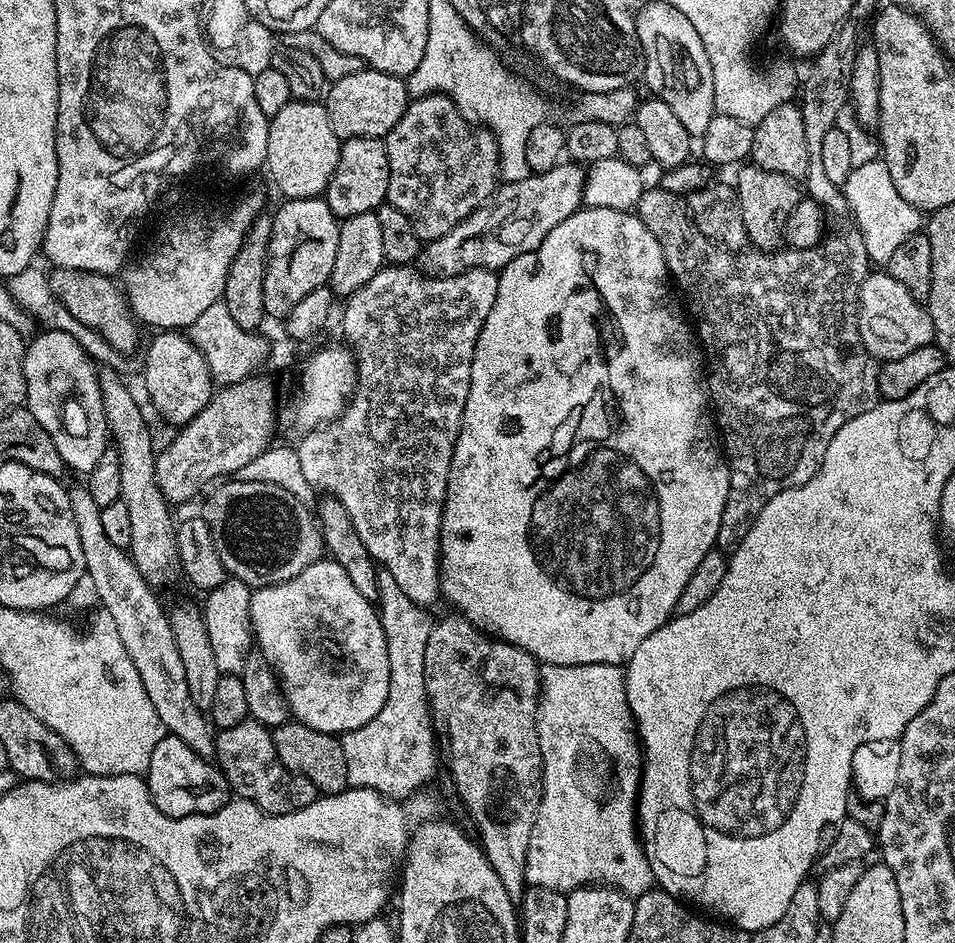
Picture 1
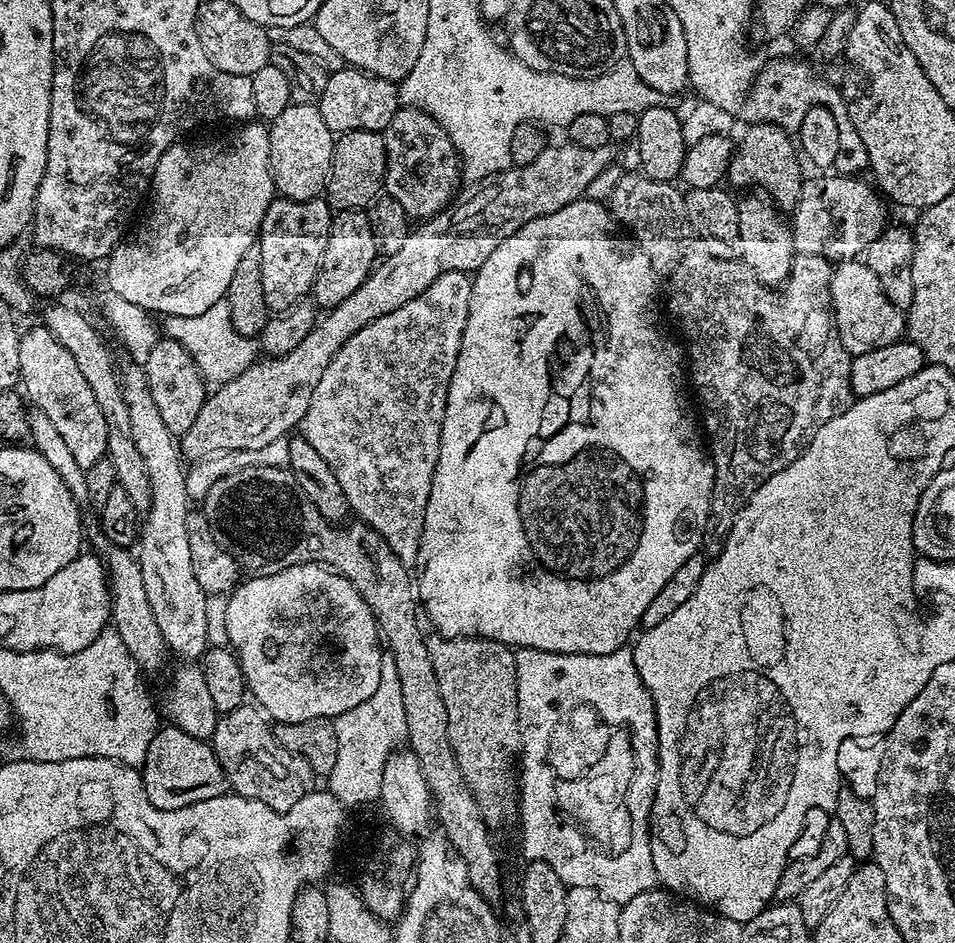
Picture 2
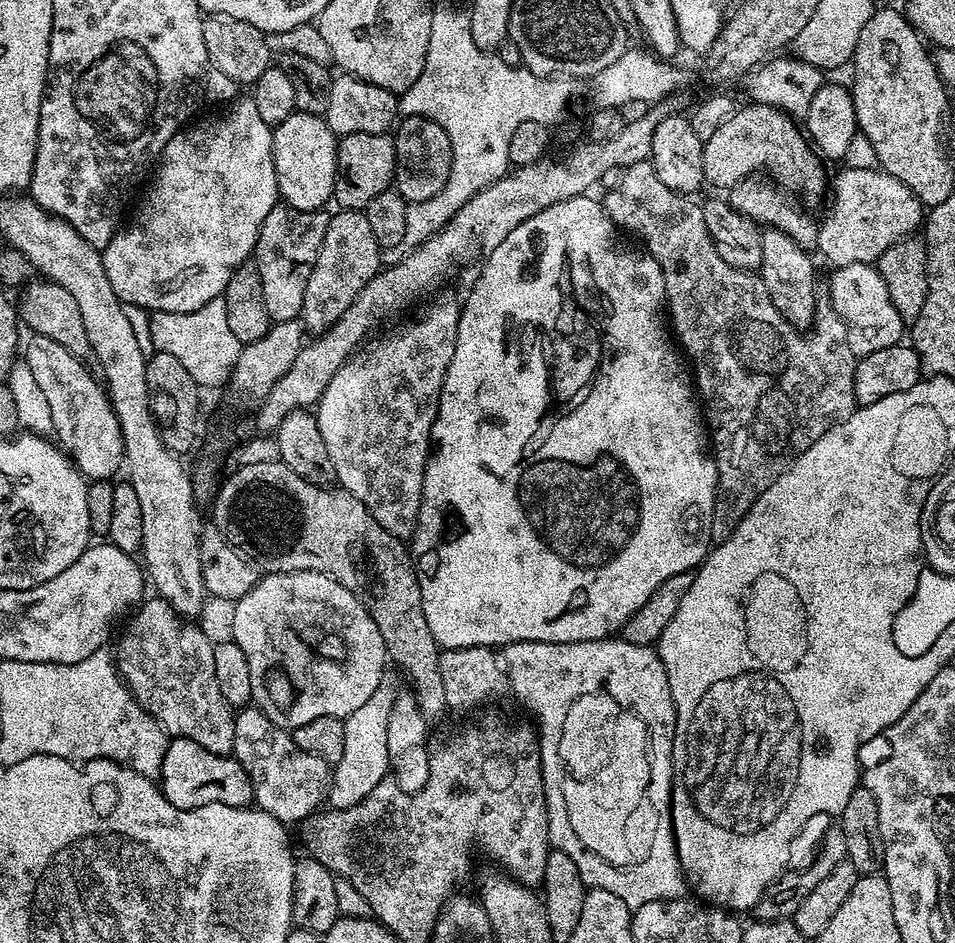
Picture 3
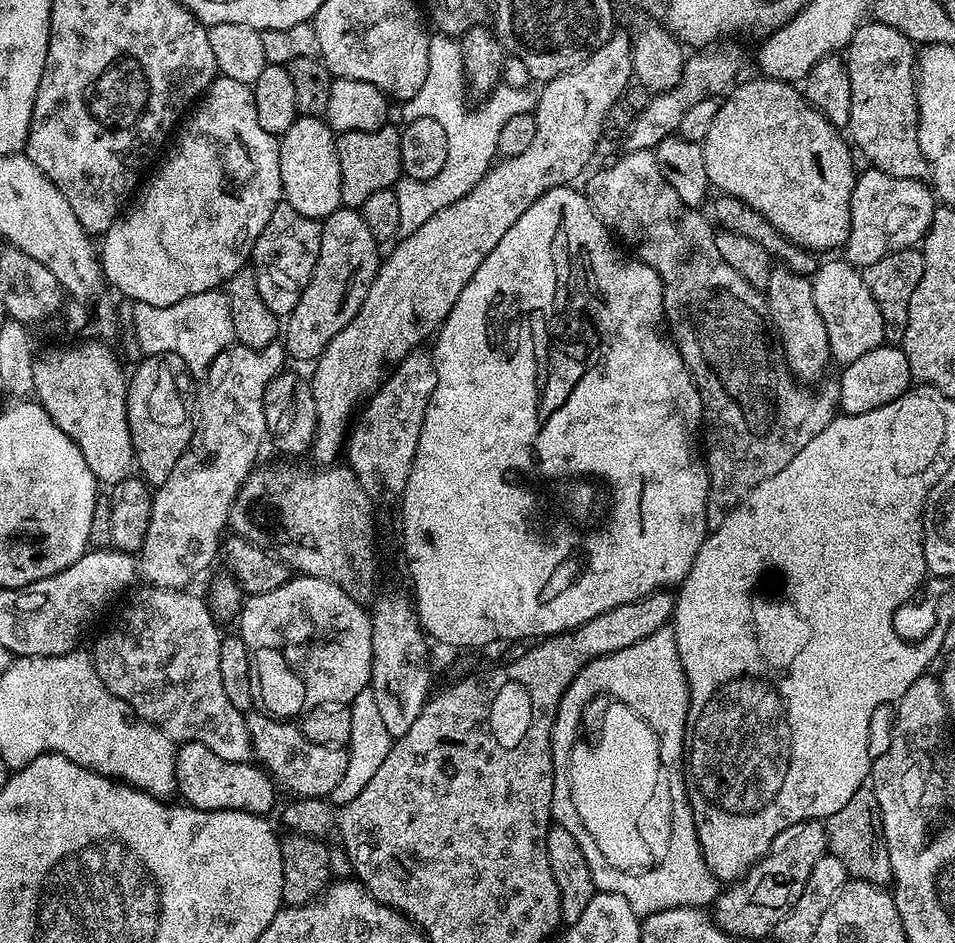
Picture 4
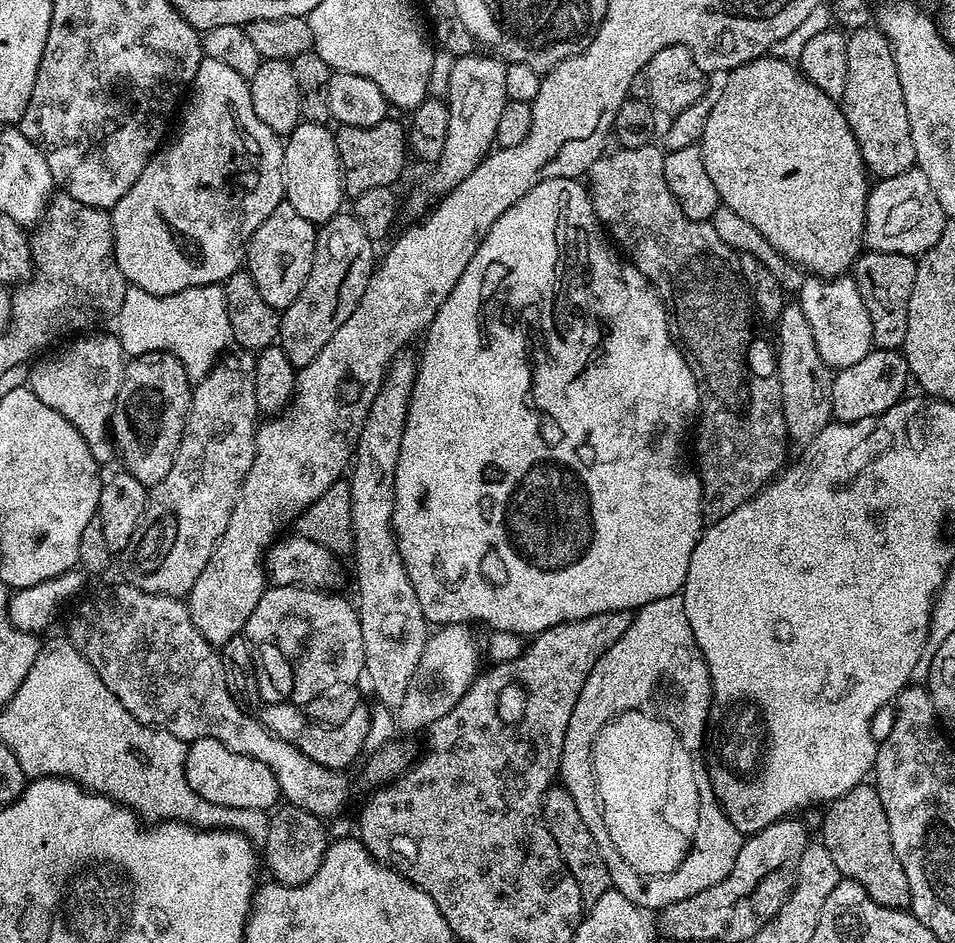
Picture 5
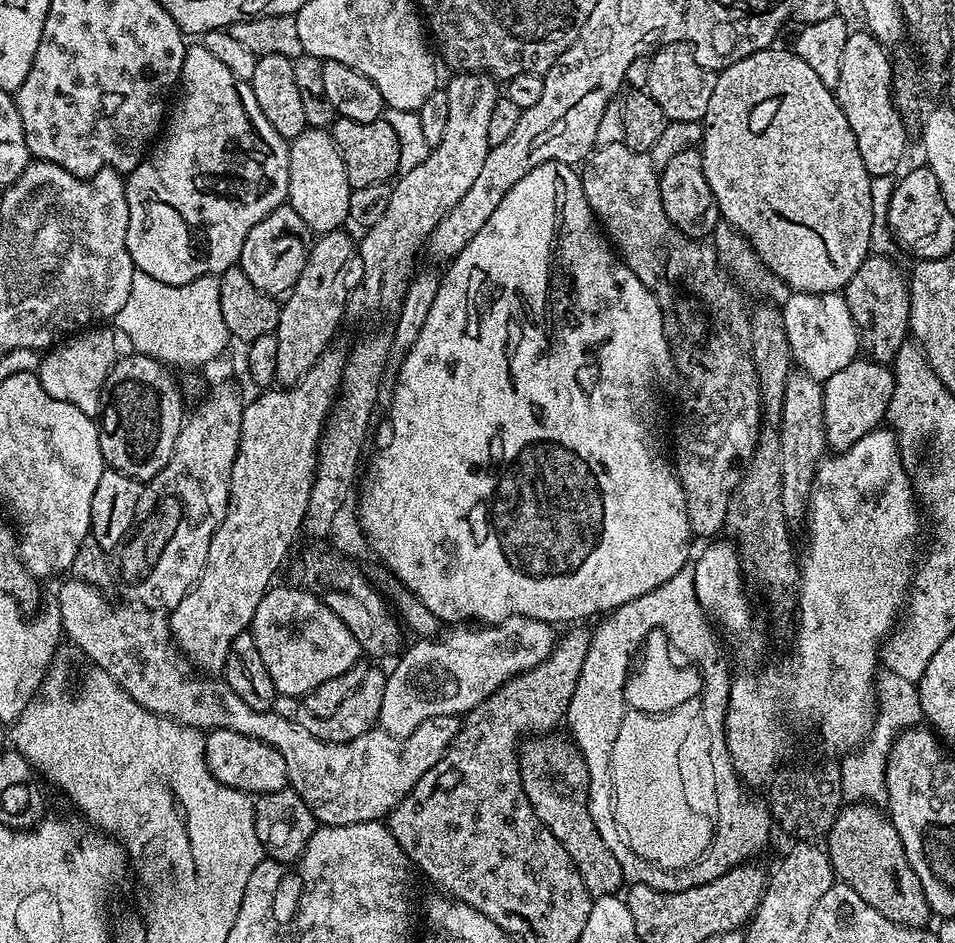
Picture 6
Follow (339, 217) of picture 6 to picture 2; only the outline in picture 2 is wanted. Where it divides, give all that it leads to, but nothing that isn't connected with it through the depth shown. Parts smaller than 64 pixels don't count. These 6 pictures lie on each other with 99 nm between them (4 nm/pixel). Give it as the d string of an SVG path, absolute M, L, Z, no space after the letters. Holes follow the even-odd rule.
M293 103L277 120L271 121L268 137L272 147L272 177L277 193L286 200L315 200L325 191L332 174L334 134L322 122L319 107Z

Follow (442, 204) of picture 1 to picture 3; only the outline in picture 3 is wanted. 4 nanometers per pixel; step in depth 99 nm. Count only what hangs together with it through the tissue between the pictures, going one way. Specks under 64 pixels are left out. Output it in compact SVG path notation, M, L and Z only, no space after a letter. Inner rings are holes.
M406 116L395 125L394 139L396 141L395 191L400 192L402 198L409 204L421 204L434 198L434 194L438 194L442 190L442 186L446 186L452 169L452 147L450 138L446 138L446 130L442 130L442 126L438 126L438 122L428 120L424 116Z

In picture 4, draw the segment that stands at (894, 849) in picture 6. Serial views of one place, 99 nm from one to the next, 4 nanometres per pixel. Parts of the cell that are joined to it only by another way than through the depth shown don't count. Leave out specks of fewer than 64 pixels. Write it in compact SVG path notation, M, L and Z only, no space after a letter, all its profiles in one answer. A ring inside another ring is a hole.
M871 787L859 788L832 816L827 817L826 831L828 834L827 851L846 866L849 877L853 880L865 880L871 884L888 886L892 884L892 867L890 854L884 841L884 829L880 827L880 807L878 798L872 793Z

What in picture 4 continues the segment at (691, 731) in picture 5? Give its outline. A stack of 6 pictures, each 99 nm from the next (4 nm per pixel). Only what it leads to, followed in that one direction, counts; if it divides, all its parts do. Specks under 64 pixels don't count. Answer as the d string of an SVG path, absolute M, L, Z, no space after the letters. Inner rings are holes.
M660 629L642 638L642 642L611 652L609 656L598 656L573 678L560 699L552 727L560 728L560 744L565 744L569 750L581 735L580 715L595 696L608 696L604 698L633 708L654 729L656 737L662 741L662 748L672 748L672 760L676 760L676 756L685 759L685 749L676 752L676 744L686 744L690 732L690 693L676 635L671 629Z

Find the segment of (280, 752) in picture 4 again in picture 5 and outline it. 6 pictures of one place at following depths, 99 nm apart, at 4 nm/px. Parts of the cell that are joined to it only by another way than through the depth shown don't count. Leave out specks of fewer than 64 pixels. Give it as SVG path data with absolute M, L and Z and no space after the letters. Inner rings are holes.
M360 703L338 726L328 726L314 722L307 711L299 704L264 704L259 709L258 719L262 727L270 730L282 742L290 742L306 758L318 762L324 768L345 770L360 756L360 751L365 751L370 722L372 721L372 708L367 703Z

